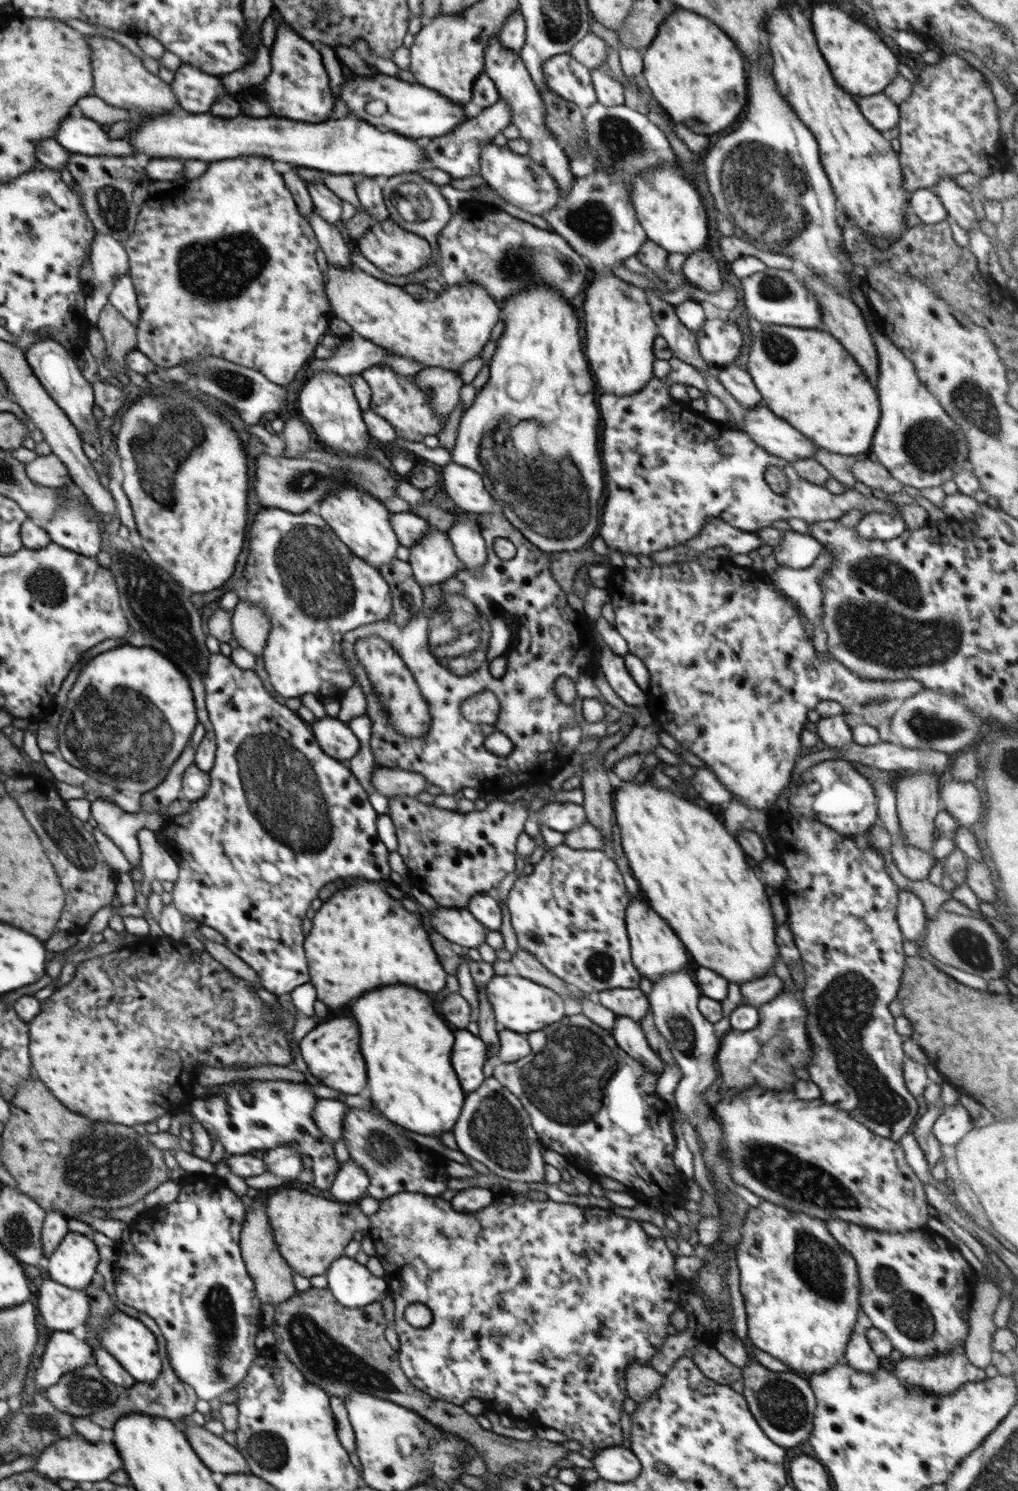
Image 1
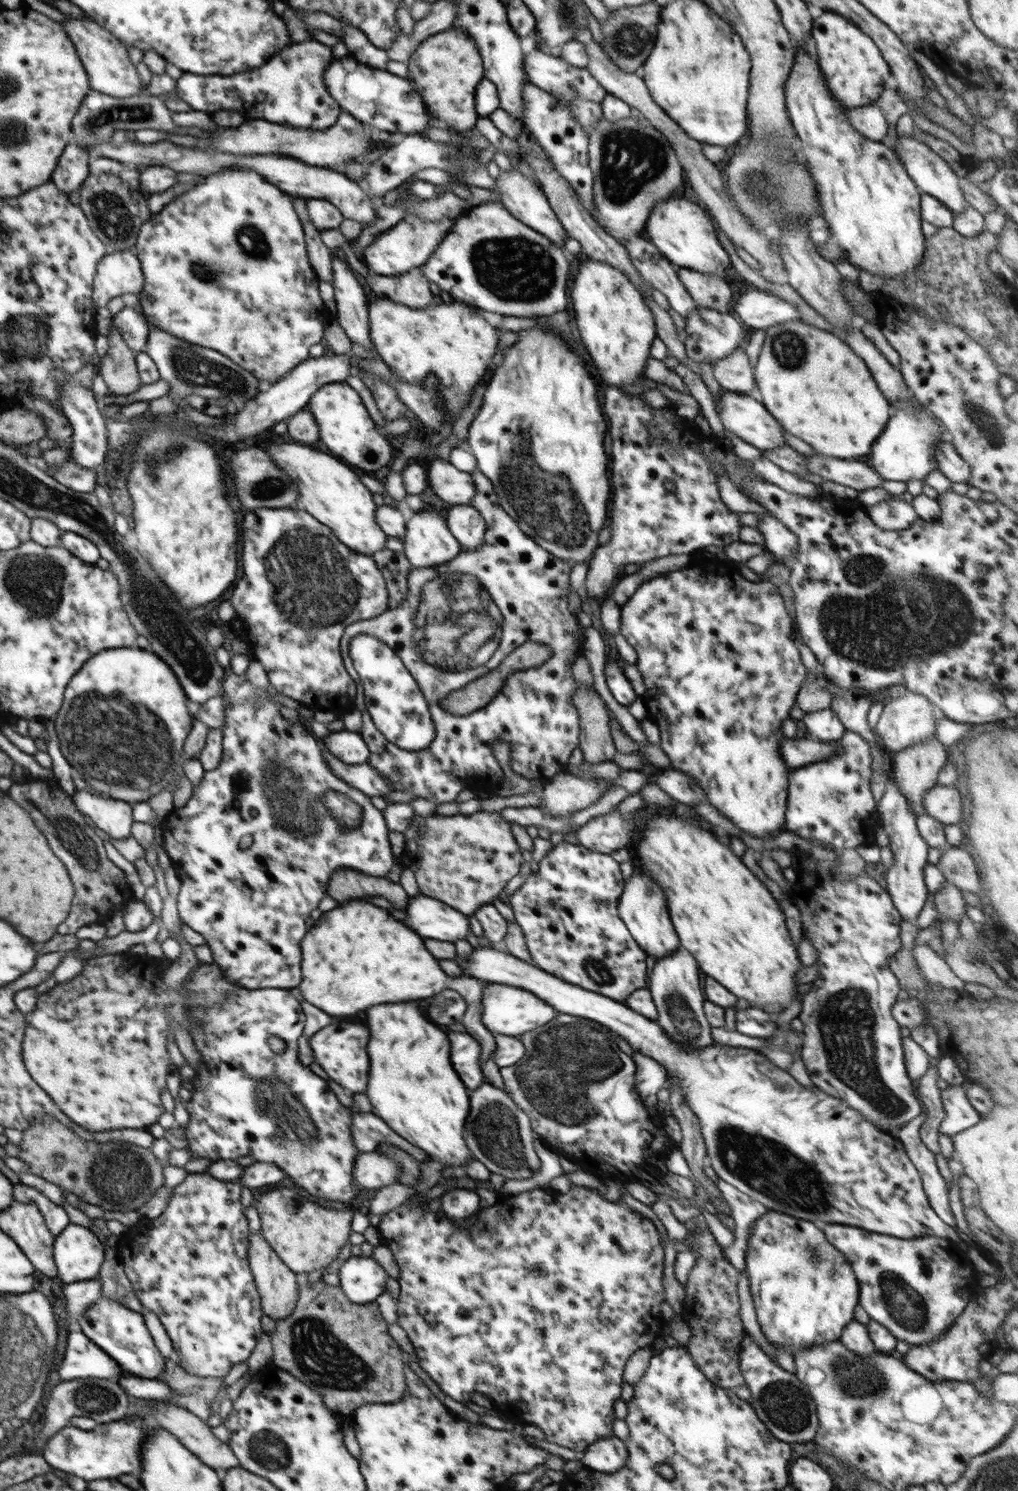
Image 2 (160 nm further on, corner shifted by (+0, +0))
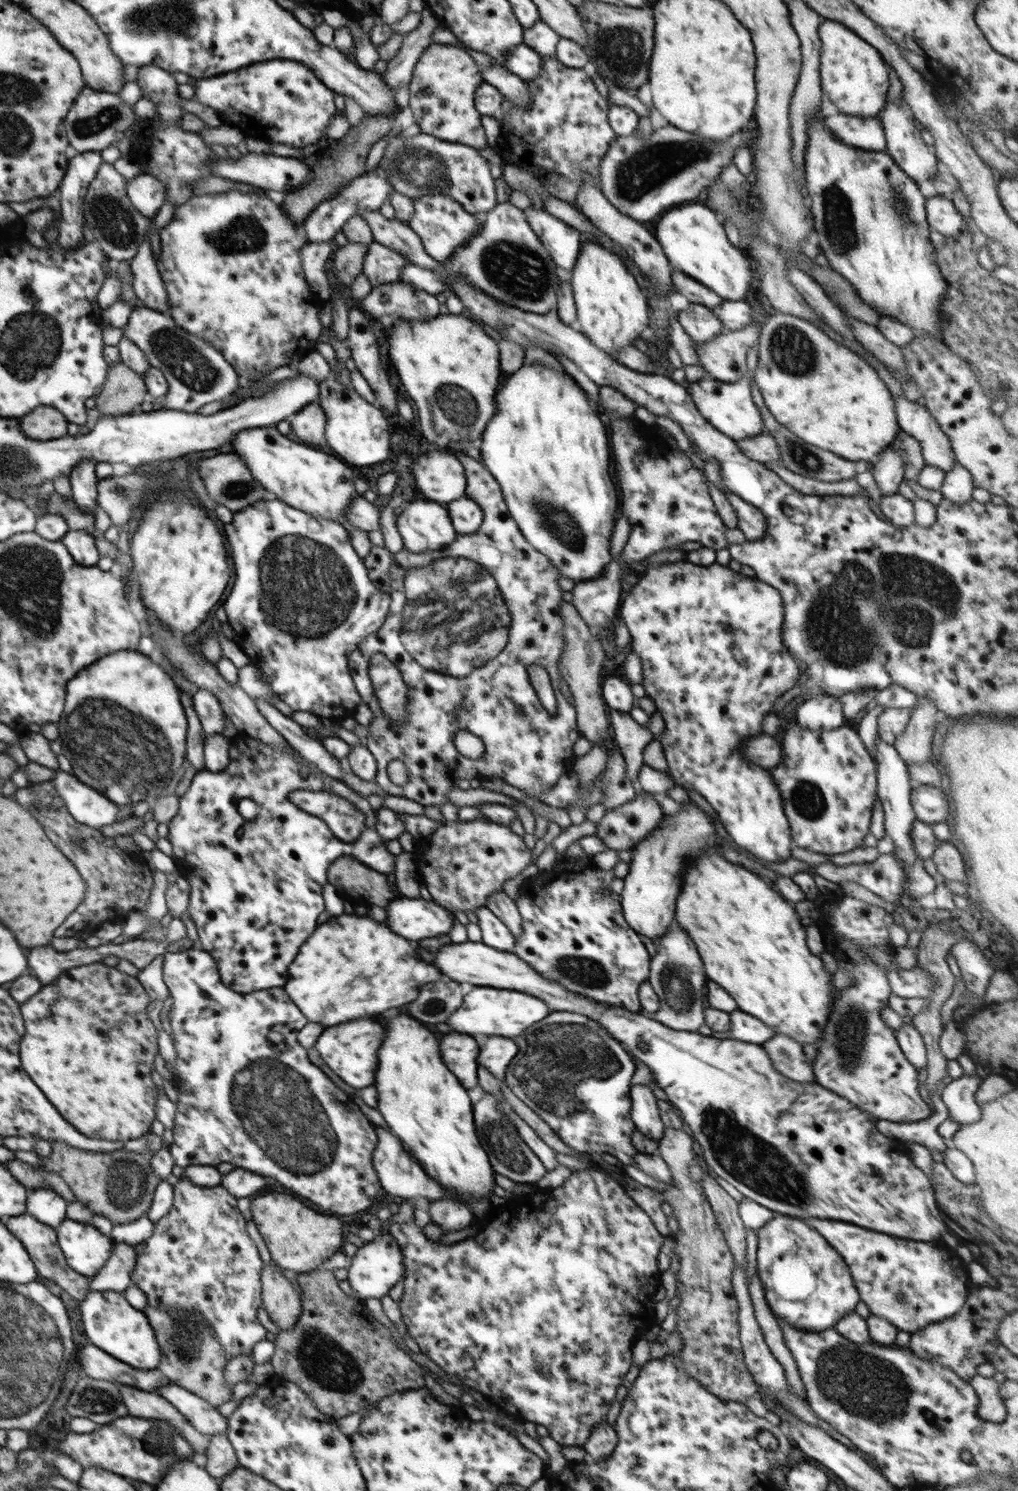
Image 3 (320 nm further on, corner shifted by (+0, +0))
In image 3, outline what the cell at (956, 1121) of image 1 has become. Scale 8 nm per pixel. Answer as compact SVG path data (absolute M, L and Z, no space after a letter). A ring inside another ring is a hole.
M963 1074L947 1084L941 1094L949 1110L949 1118L954 1119L960 1126L980 1120L981 1105L976 1102L975 1094L982 1081L979 1074Z

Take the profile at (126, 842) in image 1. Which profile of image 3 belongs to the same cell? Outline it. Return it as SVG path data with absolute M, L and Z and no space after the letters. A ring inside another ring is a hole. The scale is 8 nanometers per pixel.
M58 769L52 781L67 811L78 822L99 829L126 819L117 816L119 805L73 775Z

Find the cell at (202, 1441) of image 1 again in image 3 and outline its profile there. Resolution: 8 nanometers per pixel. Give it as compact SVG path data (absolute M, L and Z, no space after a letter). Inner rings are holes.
M114 1383L122 1395L123 1403L130 1416L168 1421L169 1425L180 1431L181 1435L193 1446L196 1458L201 1461L206 1460L205 1452L209 1437L198 1432L173 1404L158 1393Z

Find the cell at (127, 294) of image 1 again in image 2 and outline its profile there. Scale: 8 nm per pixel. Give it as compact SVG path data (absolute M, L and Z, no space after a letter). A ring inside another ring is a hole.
M134 302L127 304L120 312L113 316L115 326L123 341L131 348L134 354L142 353L147 343L148 327L146 317L134 310Z

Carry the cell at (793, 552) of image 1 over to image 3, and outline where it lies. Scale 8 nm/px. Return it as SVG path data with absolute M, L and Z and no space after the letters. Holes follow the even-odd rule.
M727 491L725 495L738 517L737 527L746 535L747 540L762 538L767 531L767 522L762 511L746 503L736 493Z

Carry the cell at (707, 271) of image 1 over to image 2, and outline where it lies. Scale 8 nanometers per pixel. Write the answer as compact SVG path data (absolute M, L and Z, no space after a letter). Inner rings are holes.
M682 267L676 271L684 289L698 306L714 309L729 304L732 299L732 290L723 278Z

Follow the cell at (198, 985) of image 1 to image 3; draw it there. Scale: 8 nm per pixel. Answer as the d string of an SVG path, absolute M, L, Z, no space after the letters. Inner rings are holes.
M95 962L65 970L52 984L44 986L38 994L34 994L30 1000L20 1006L25 1024L25 1033L19 1042L22 1068L38 1084L38 1088L46 1094L46 1098L56 1106L56 1110L60 1110L60 1114L64 1114L64 1118L88 1138L102 1138L102 1140L112 1140L112 1142L129 1141L150 1131L152 1121L156 1119L156 1098L158 1098L159 1090L154 1084L152 1076L146 1074L146 1072L151 1073L154 1069L154 1060L156 1060L154 1056L158 1052L156 1026L154 1026L146 1011L149 1003L148 993L138 981L138 978L127 976L116 967L108 967L104 962Z

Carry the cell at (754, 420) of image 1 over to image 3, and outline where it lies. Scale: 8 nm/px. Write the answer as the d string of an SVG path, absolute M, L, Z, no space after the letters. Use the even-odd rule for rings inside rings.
M747 373L736 382L722 382L717 378L702 378L696 382L687 382L686 390L692 397L699 413L709 421L709 423L735 441L743 438L755 437L766 433L762 422L762 416L750 393L752 377Z

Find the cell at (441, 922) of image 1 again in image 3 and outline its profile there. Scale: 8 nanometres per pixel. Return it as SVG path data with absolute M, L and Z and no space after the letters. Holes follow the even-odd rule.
M396 898L385 906L385 910L388 926L408 940L448 935L453 925L446 908L422 898Z

